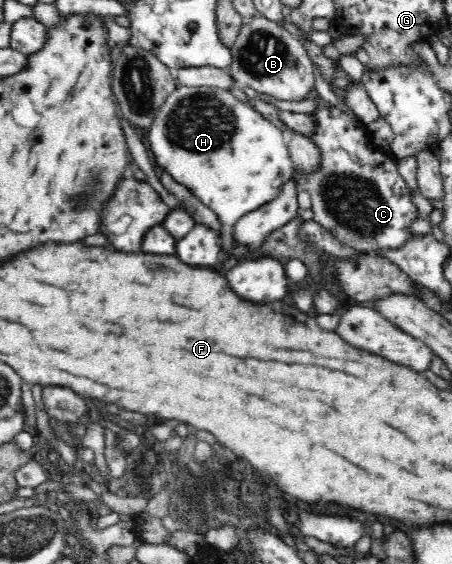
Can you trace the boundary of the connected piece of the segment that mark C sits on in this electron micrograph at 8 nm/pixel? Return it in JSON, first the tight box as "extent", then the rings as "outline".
{"extent":[292,87,420,253],"outline":[[[316,87],[303,98],[316,104],[311,113],[313,129],[308,138],[320,153],[319,161],[307,173],[298,169],[292,178],[298,189],[310,194],[313,219],[321,224],[338,242],[360,253],[370,250],[386,253],[398,251],[417,236],[410,226],[420,219],[420,210],[414,202],[412,190],[396,168],[396,159],[387,148],[378,146],[366,126],[354,123],[354,117],[342,107],[326,101]]]}

